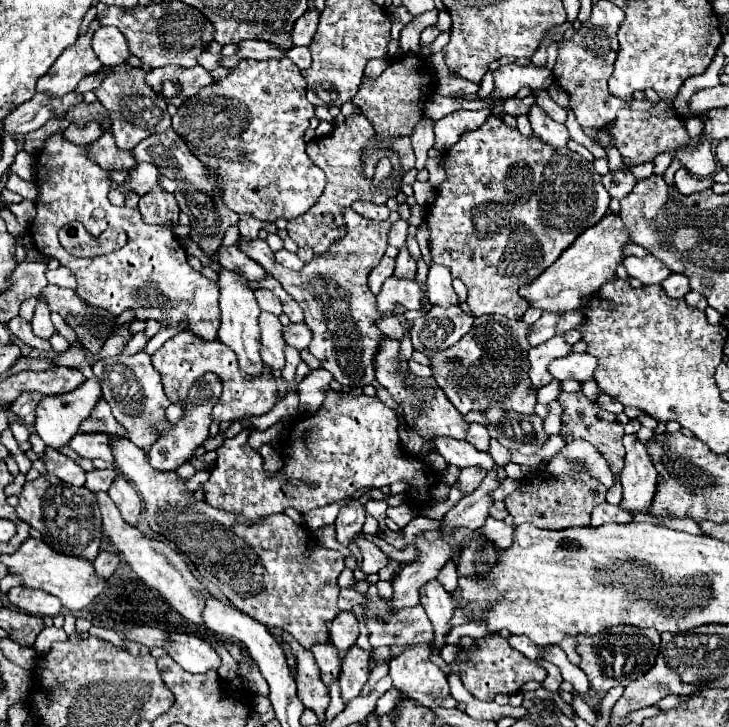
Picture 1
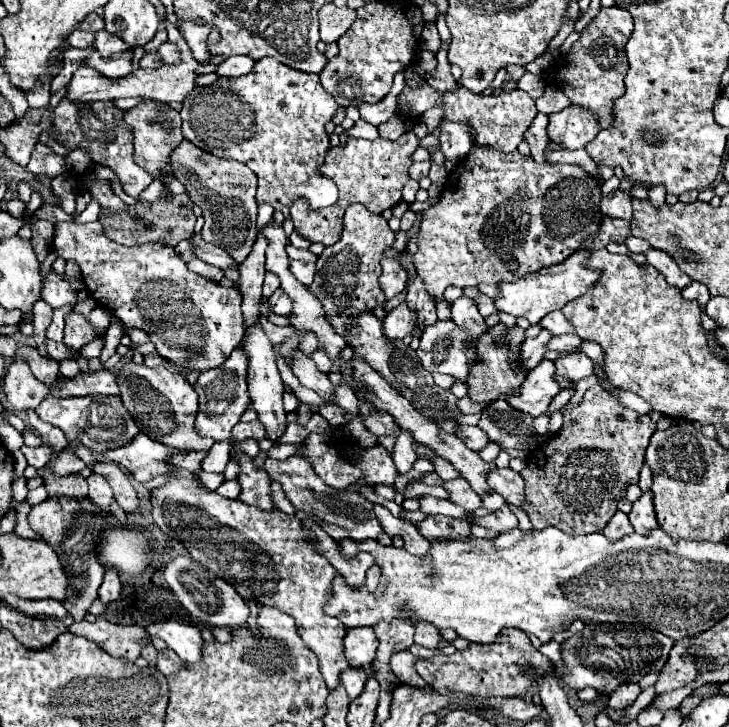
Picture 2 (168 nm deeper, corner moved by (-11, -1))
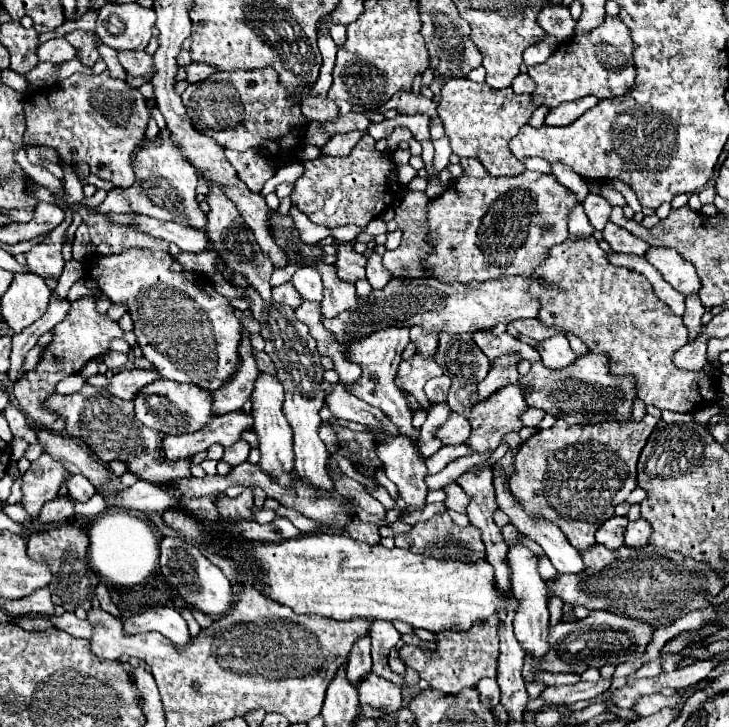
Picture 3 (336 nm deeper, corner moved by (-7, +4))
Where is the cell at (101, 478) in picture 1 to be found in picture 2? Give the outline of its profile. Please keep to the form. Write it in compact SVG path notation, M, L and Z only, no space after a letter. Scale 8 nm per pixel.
M91 475L87 479L89 483L89 501L101 509L109 509L109 505L113 503L113 493L111 493L111 487L107 485L107 481L103 481L103 477L95 477Z

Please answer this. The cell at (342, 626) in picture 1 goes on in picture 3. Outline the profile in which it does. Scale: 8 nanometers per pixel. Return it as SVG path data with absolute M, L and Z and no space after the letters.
M363 636L363 640L355 640L355 648L351 648L351 656L347 662L347 678L353 686L359 684L359 680L371 672L371 654L369 654L371 638Z

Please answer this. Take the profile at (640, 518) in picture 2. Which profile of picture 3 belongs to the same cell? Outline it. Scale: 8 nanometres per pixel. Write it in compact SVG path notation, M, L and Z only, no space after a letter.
M635 520L635 522L629 522L627 526L627 532L625 532L625 544L631 546L631 548L639 548L643 544L647 544L651 536L651 524L647 524L645 520Z

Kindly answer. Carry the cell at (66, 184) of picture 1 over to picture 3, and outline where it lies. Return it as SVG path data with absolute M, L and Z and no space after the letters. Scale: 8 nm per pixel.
M129 248L127 252L111 256L93 256L87 262L87 278L113 302L127 306L127 312L133 318L133 332L137 344L143 350L143 356L157 368L163 378L175 382L191 382L205 390L215 390L229 380L239 364L237 344L241 340L241 324L235 318L235 308L229 304L229 298L221 296L207 276L203 274L177 274L171 270L173 256L169 252L153 252L145 248Z

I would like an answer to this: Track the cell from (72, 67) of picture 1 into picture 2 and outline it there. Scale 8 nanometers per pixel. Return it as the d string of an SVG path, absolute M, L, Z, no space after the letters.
M93 51L91 57L85 61L85 67L93 67L93 69L105 73L105 77L109 77L109 79L121 79L121 77L127 77L135 71L131 64L132 58L132 51L117 53L107 59L99 57L99 53Z

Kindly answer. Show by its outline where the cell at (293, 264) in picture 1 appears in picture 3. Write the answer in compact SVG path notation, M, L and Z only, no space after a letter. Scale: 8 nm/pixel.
M301 266L301 268L293 274L291 282L293 282L293 286L297 288L297 292L299 292L303 298L321 302L321 298L323 298L323 284L321 284L319 272L315 272L315 266Z

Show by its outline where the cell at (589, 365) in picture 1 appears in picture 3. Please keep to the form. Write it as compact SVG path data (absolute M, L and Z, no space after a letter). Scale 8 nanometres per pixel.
M563 334L551 336L547 340L543 340L537 348L541 362L551 368L551 370L559 370L559 368L567 368L577 360L577 354L571 350L569 340Z

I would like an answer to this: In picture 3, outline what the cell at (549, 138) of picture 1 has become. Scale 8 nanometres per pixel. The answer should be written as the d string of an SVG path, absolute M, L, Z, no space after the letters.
M587 96L587 98L573 100L569 104L559 104L559 106L555 106L555 108L549 110L545 124L547 126L567 126L567 124L573 124L579 116L583 116L597 102L599 100L595 96Z

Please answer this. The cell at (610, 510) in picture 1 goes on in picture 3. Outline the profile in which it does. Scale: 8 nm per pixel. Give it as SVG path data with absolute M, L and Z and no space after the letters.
M613 516L599 528L595 540L599 544L605 544L609 550L617 550L619 546L623 546L623 532L627 528L627 522L629 520L625 516Z

